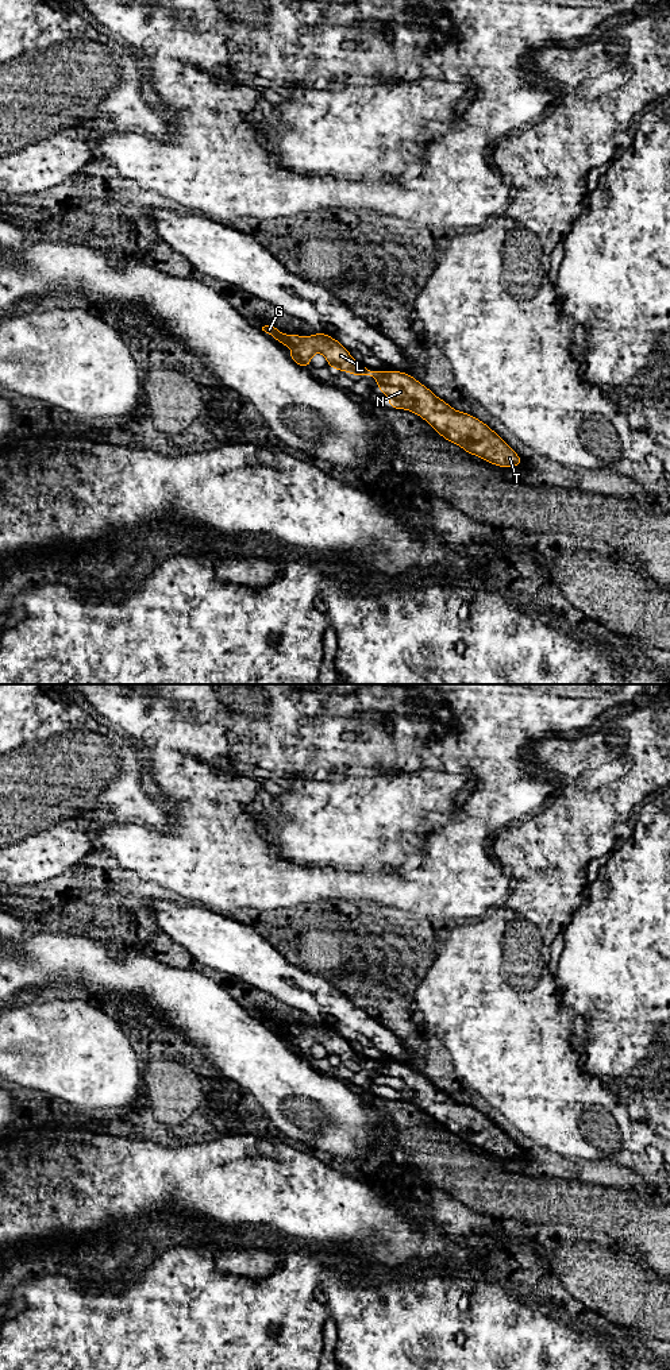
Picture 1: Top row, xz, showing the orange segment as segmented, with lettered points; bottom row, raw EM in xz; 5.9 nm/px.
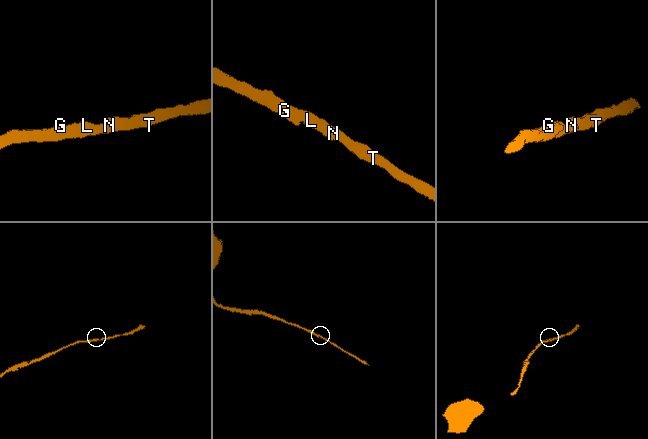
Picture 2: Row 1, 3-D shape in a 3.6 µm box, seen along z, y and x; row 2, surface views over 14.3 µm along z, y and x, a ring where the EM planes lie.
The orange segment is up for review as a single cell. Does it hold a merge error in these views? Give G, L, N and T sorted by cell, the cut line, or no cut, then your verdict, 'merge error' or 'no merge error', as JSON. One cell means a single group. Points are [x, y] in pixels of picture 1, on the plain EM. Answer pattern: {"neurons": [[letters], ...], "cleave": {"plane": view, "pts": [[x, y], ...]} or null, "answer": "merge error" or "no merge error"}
{"neurons": [["G", "L", "N", "T"]], "cleave": null, "answer": "no merge error"}

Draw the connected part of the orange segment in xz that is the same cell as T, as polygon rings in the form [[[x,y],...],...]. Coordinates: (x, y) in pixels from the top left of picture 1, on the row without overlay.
[[[265,1016],[262,1022],[272,1026],[278,1034],[289,1037],[292,1039],[289,1049],[303,1060],[311,1056],[315,1043],[321,1043],[334,1061],[376,1069],[378,1083],[389,1088],[392,1100],[407,1100],[416,1104],[446,1132],[458,1135],[467,1145],[480,1147],[498,1158],[523,1155],[519,1146],[490,1118],[467,1104],[454,1101],[409,1065],[370,1062],[357,1054],[338,1031],[321,1023],[313,1027],[289,1027],[281,1024],[274,1016]]]

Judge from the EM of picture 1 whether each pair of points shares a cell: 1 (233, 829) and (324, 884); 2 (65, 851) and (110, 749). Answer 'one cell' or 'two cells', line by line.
1: one cell
2: one cell

